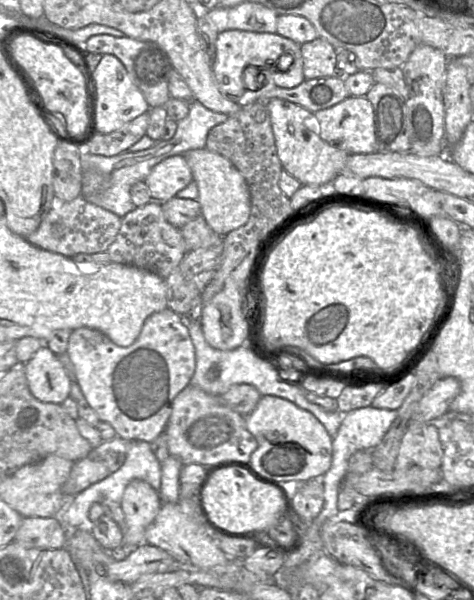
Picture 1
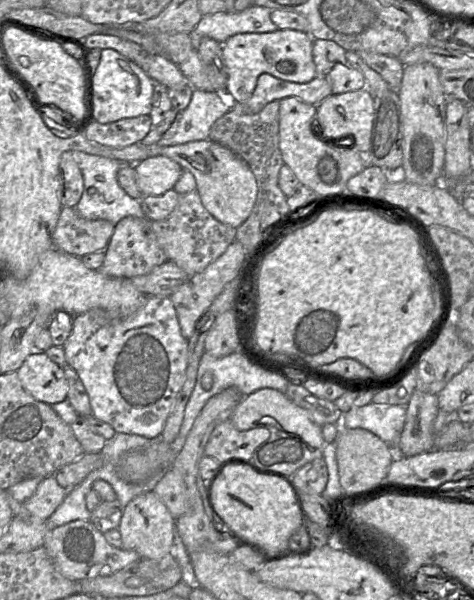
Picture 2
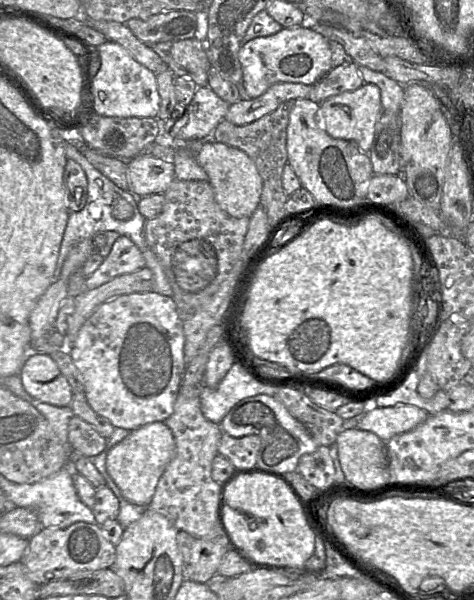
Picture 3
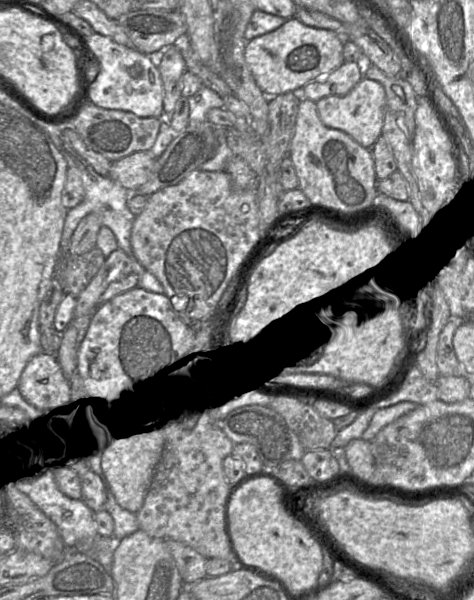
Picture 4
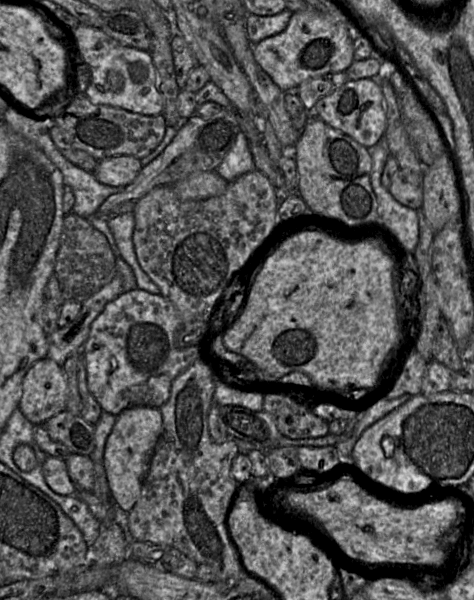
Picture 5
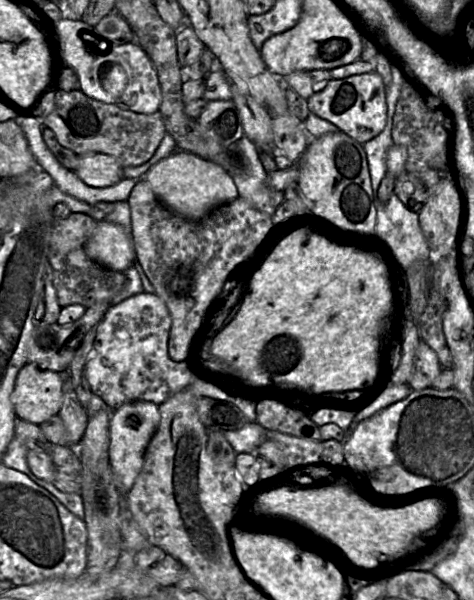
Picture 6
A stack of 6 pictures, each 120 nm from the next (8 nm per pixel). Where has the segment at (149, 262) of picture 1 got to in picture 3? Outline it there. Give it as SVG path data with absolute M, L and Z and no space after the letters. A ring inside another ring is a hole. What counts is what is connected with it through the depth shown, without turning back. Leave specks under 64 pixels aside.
M120 235L101 265L85 279L85 290L95 289L117 276L135 272L144 266L146 262L137 245L129 237Z

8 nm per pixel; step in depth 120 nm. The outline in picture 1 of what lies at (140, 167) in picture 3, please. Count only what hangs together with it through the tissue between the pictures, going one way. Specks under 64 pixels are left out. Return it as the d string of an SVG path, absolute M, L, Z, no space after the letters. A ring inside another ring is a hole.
M174 155L156 164L147 178L147 185L152 201L165 202L176 197L176 194L193 181L193 175L184 155Z

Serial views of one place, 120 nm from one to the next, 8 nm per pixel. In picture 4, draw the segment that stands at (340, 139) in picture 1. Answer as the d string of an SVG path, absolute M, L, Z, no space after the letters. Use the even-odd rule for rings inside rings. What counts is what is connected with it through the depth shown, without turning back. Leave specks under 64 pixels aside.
M362 79L345 95L332 95L316 102L318 115L325 126L340 130L365 148L372 147L382 133L386 95L377 81Z

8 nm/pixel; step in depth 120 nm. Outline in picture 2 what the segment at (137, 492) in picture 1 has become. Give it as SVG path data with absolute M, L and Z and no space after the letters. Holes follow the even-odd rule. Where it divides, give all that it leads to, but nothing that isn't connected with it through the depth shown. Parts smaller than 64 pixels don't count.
M154 491L133 498L123 509L118 529L124 550L137 552L142 559L159 559L170 553L176 533L175 518Z

